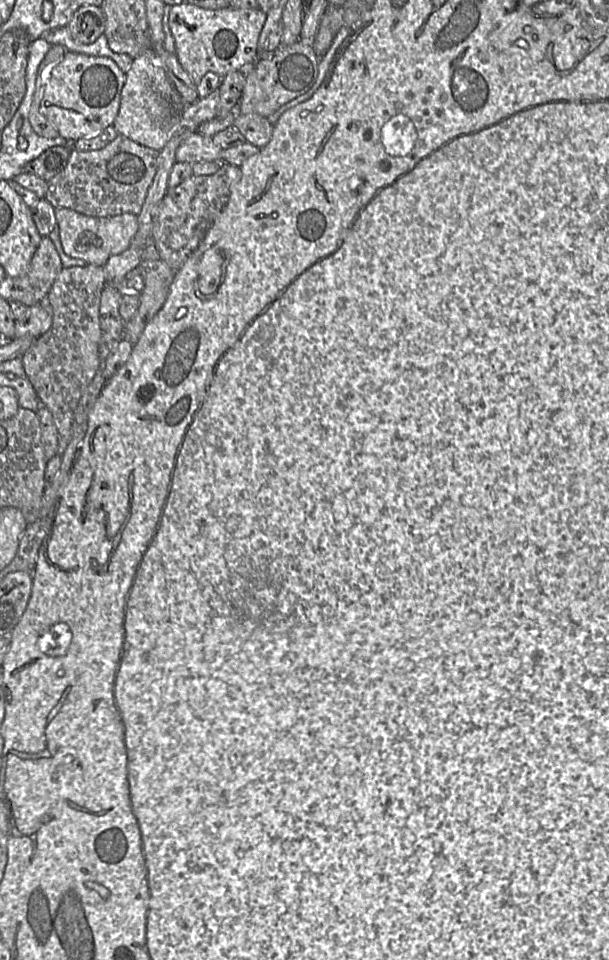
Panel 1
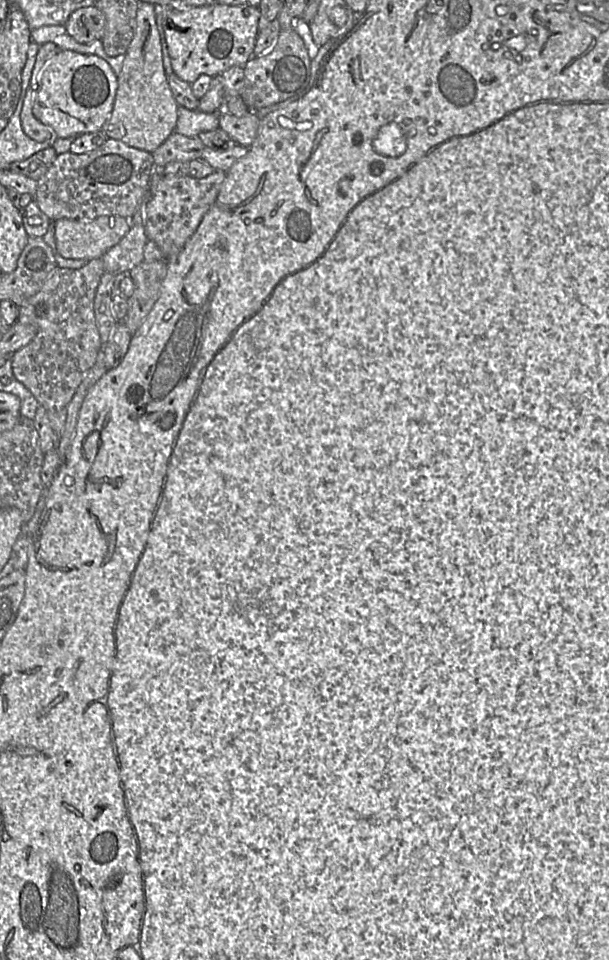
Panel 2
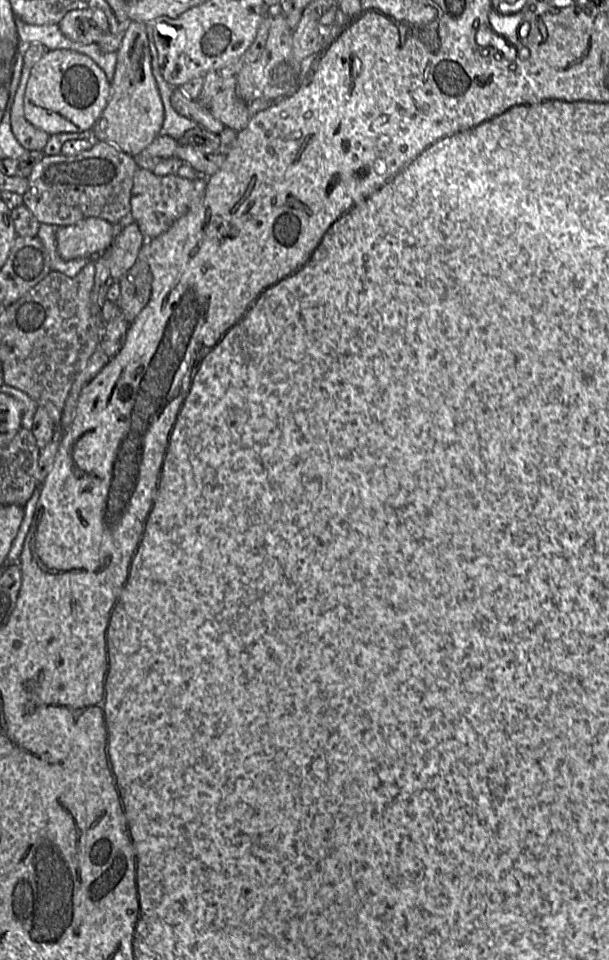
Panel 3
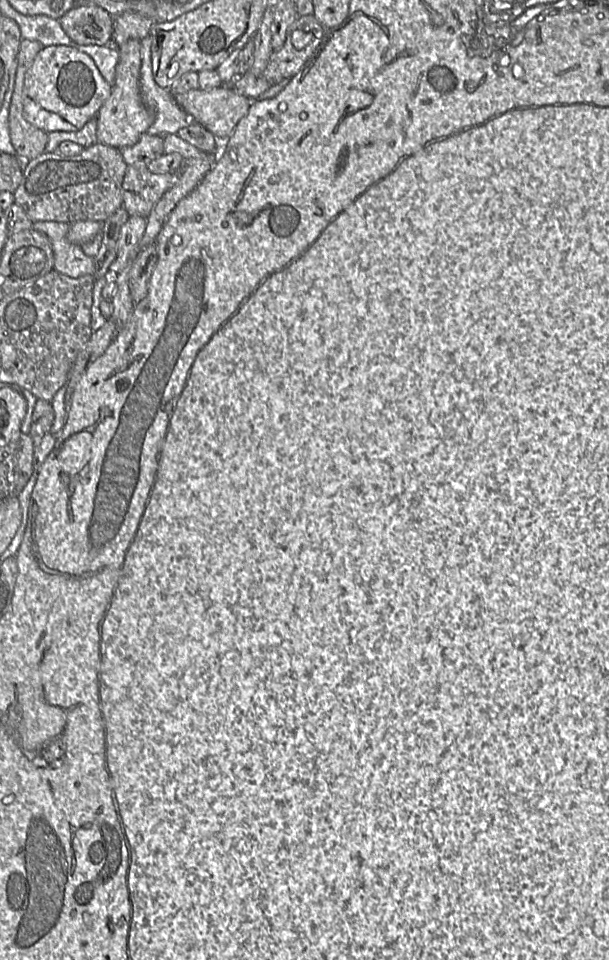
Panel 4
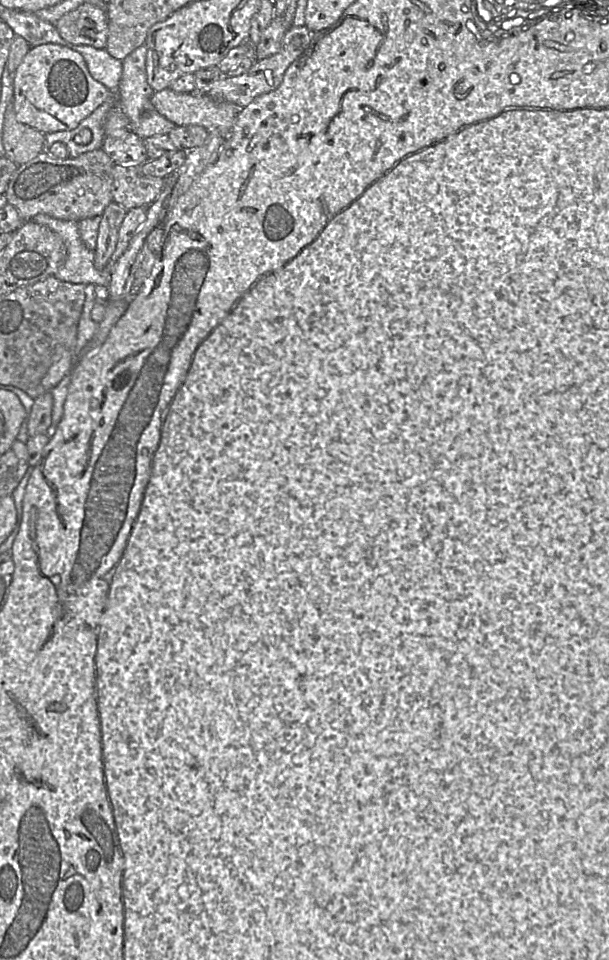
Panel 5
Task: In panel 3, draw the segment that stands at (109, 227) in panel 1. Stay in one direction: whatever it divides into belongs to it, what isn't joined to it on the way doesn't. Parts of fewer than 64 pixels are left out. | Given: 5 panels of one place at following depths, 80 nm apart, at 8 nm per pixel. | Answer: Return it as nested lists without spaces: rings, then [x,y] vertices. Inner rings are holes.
[[[89,217],[56,229],[56,246],[66,260],[94,258],[105,252],[121,228],[98,217]]]

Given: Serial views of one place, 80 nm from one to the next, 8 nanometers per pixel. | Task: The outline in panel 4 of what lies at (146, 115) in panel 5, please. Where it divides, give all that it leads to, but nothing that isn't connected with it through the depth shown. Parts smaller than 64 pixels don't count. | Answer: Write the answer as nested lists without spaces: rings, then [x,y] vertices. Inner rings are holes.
[[[149,34],[141,40],[140,92],[143,103],[154,115],[154,122],[146,133],[158,136],[177,135],[181,128],[194,121],[175,102],[171,90],[156,84],[152,72],[151,44]]]

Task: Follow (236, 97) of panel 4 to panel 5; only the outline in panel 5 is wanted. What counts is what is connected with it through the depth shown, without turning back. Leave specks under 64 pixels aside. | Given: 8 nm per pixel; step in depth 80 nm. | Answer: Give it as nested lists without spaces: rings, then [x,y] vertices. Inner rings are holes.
[[[167,88],[151,97],[154,108],[176,125],[199,125],[227,137],[242,108],[194,92],[178,93]]]

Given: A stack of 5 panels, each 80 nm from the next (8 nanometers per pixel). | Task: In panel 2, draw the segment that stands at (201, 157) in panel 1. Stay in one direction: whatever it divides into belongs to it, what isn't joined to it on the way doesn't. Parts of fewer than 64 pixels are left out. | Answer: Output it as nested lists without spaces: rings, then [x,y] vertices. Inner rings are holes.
[[[172,133],[154,152],[155,168],[163,168],[172,161],[190,162],[200,159],[205,145],[197,136]]]

